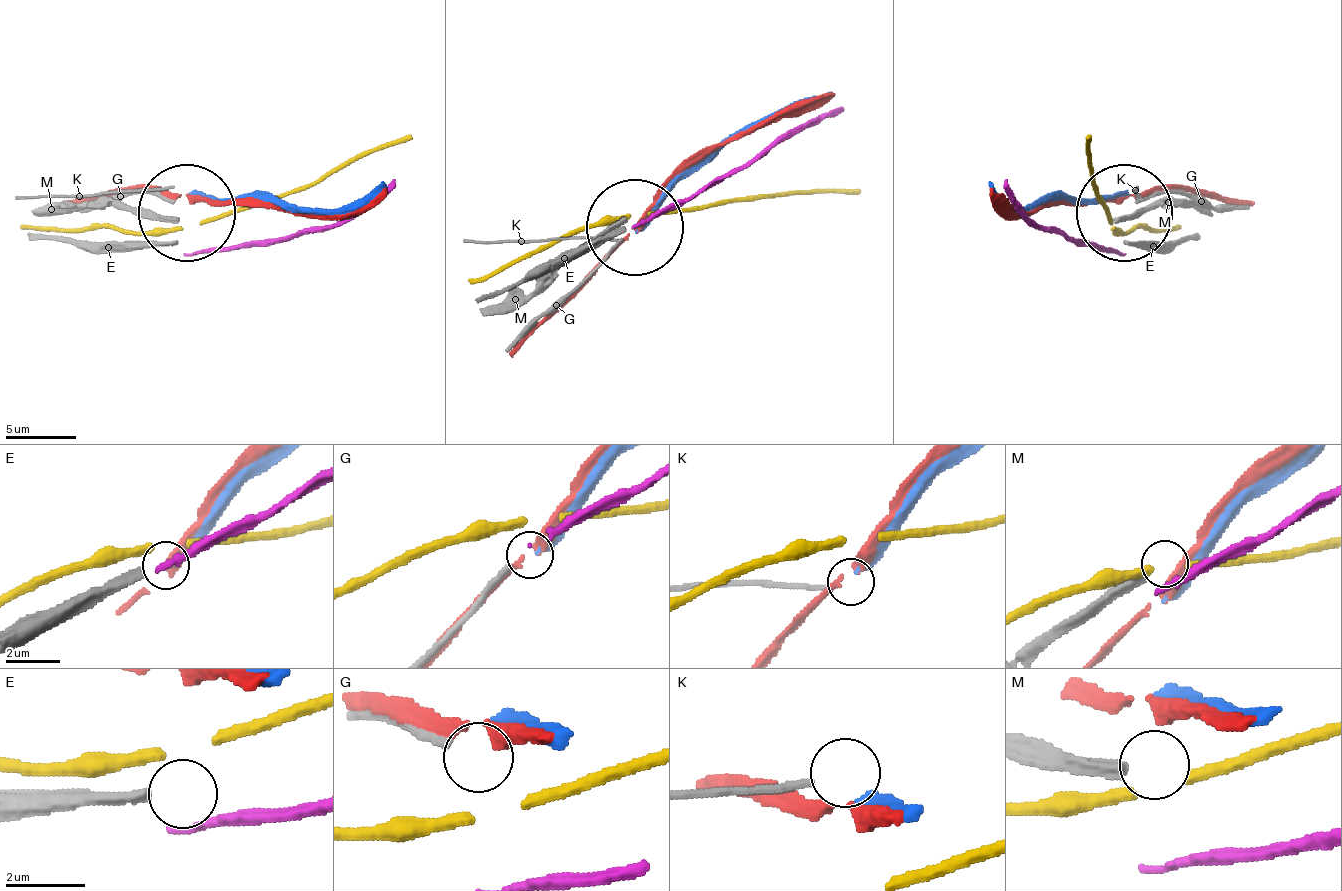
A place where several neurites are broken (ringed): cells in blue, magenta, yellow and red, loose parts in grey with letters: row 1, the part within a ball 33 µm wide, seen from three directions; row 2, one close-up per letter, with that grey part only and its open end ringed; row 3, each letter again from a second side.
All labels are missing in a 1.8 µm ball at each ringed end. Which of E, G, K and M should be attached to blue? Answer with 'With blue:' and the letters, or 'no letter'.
With blue: no letter

